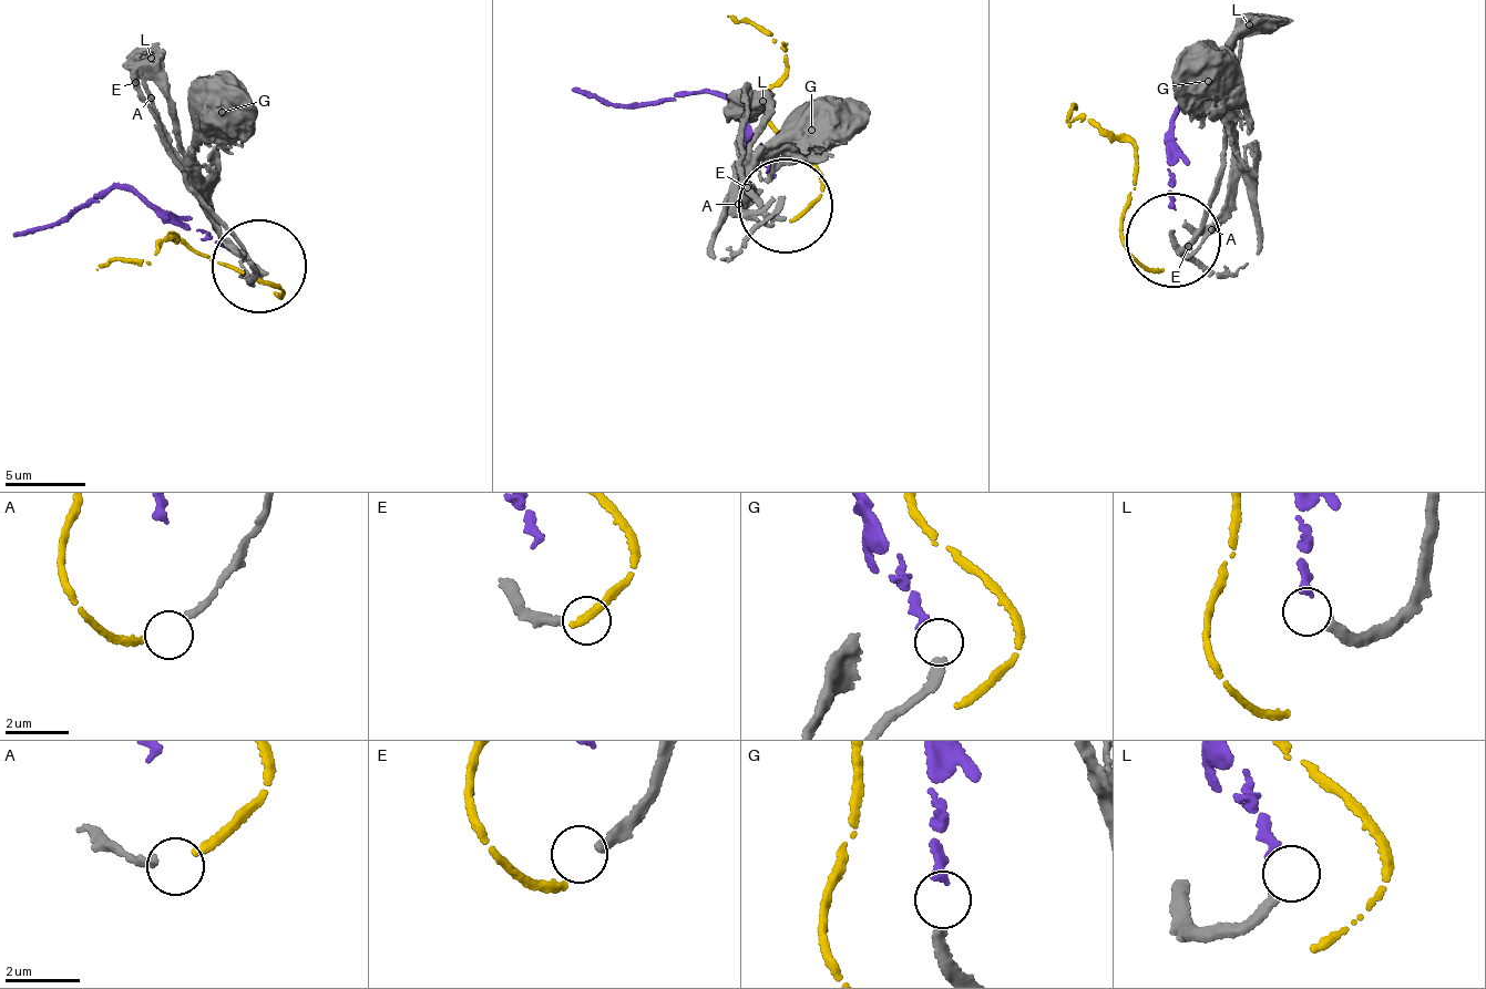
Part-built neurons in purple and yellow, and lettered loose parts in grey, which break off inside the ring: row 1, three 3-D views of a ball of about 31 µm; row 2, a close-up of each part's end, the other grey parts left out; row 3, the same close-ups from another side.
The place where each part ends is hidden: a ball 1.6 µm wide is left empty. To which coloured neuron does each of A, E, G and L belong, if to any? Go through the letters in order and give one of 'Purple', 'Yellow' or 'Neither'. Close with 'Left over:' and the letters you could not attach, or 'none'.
A: Yellow
E: Neither
G: Purple
L: Neither
Left over: E, L

